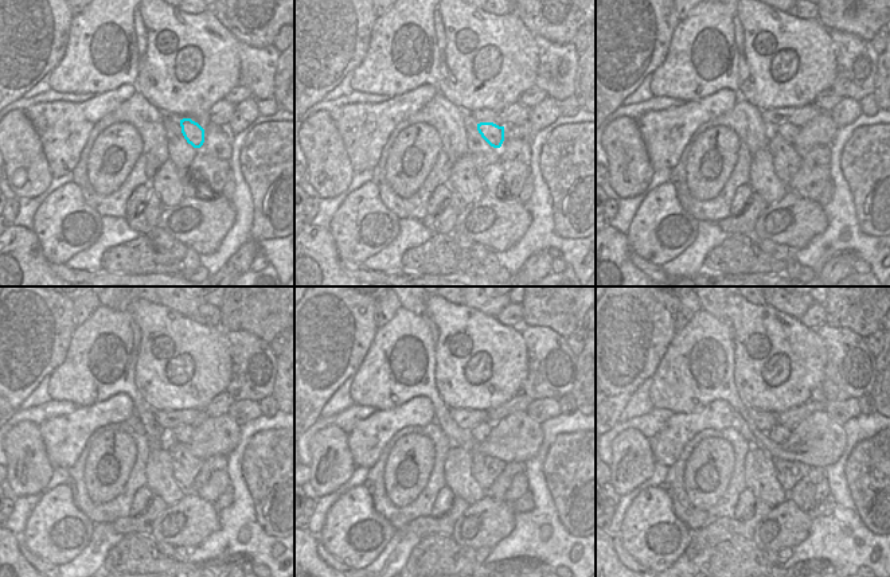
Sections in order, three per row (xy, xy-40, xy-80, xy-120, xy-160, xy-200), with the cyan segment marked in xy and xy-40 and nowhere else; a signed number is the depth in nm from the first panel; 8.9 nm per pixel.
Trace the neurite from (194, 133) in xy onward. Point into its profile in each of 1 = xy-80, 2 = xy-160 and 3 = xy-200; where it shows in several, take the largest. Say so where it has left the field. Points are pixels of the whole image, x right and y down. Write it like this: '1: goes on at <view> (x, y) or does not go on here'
1: goes on at xy-80 (788, 132)
2: goes on at xy-160 (480, 432)
3: goes on at xy-200 (779, 433)

